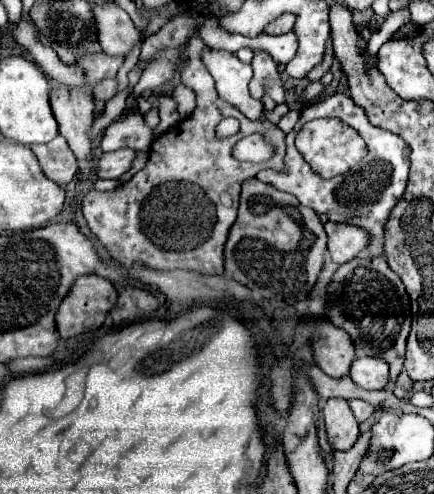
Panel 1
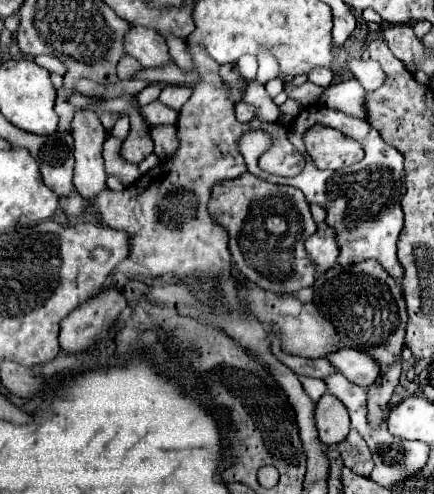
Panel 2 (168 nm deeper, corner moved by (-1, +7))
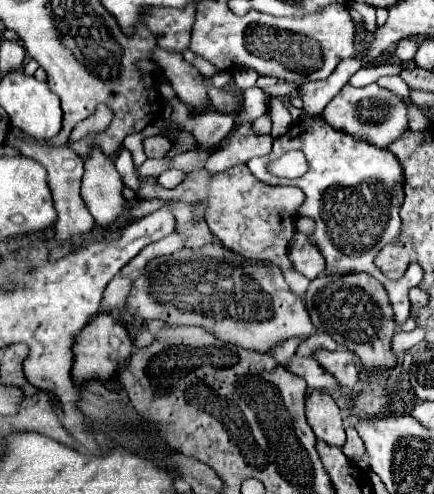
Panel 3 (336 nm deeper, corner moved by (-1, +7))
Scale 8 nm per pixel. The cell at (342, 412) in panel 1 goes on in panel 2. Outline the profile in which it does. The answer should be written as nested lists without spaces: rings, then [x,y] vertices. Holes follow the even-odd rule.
[[[325,393],[317,401],[317,429],[319,429],[319,437],[325,445],[337,445],[337,443],[345,441],[345,437],[351,429],[349,411],[331,393]]]

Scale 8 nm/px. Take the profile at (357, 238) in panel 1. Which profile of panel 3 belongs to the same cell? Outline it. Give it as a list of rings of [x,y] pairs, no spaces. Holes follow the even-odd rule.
[[[295,233],[287,257],[293,269],[307,279],[315,279],[319,273],[325,271],[325,259],[321,257],[319,249],[309,241],[309,235]]]

